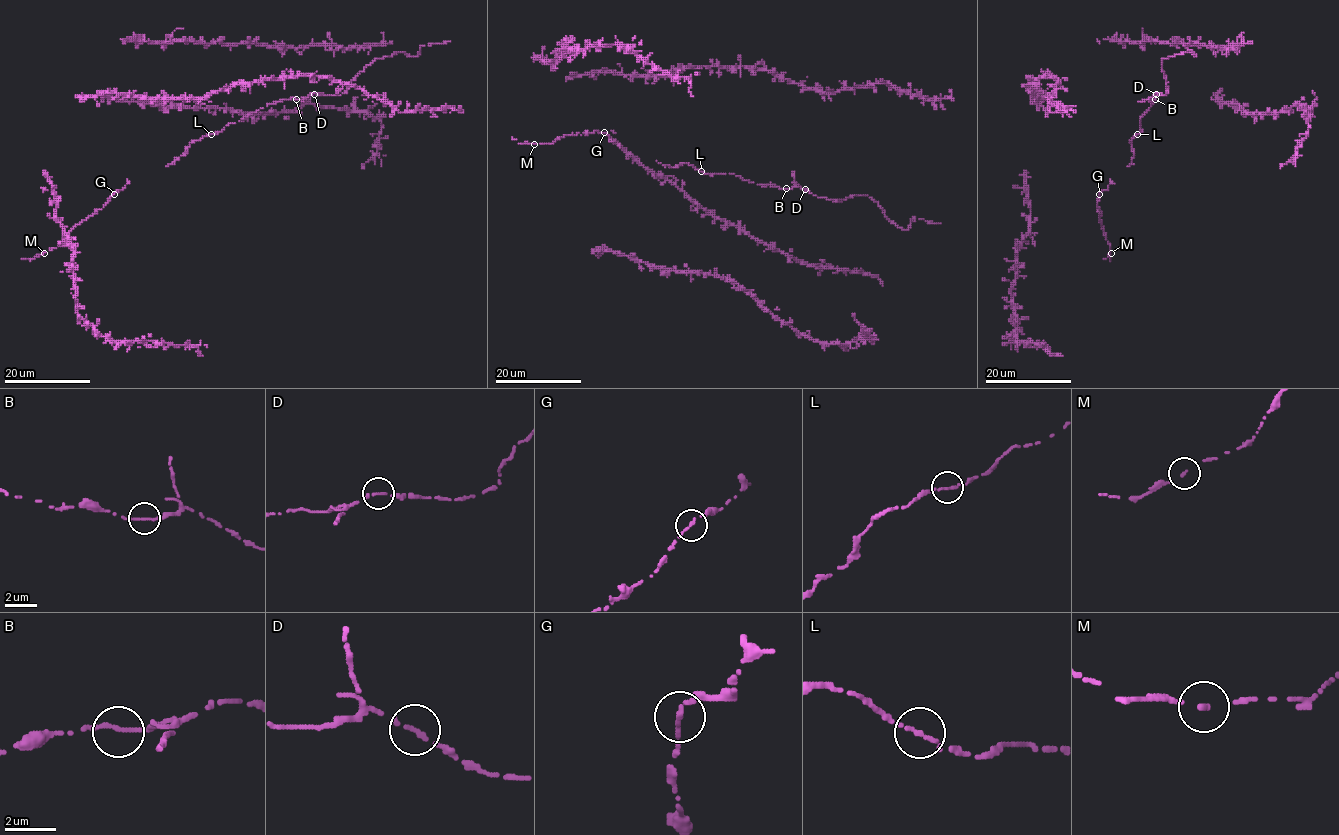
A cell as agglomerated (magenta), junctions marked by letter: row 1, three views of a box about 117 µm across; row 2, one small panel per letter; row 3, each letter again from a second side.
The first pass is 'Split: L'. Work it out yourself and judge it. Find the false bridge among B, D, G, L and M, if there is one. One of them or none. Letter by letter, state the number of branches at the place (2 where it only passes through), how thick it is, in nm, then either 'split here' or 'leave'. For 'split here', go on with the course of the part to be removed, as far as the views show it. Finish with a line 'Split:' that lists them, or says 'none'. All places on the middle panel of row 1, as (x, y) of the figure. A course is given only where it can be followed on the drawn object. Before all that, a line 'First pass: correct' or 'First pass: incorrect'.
First pass: incorrect
B: 2 branches meet; 170 nm thick; leave
D: 2 branches meet; 150 nm thick; leave
G: 2 branches meet; 160 nm thick; leave
L: 2 branches meet; 160 nm thick; leave
M: 2 branches meet; 140 nm thick; leave
Split: none

